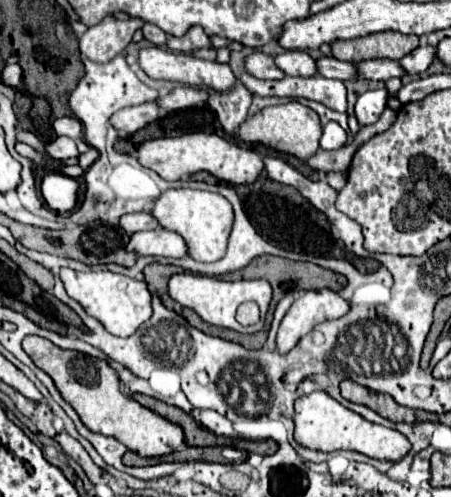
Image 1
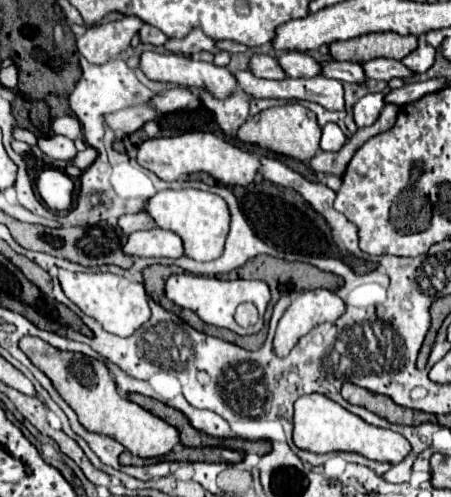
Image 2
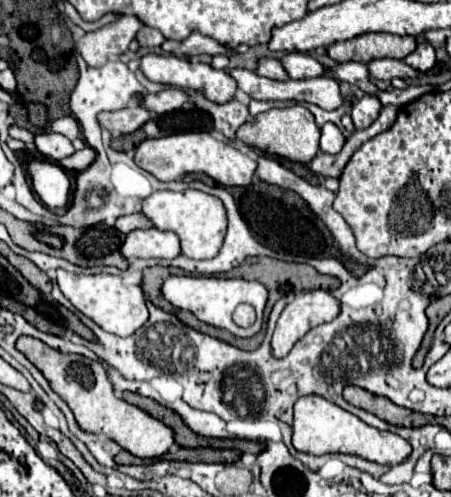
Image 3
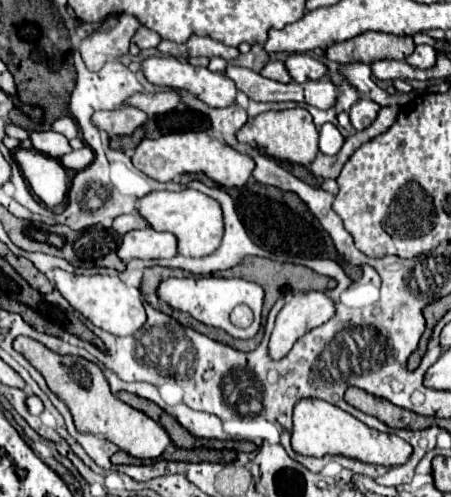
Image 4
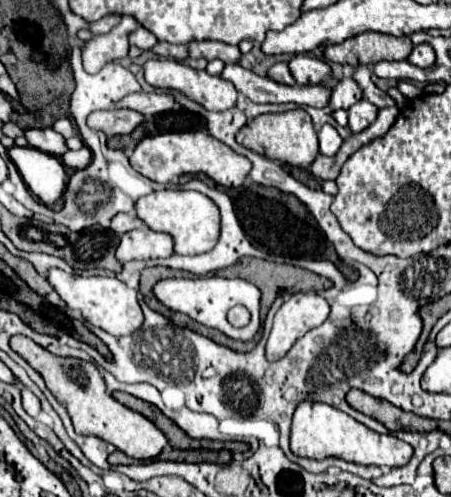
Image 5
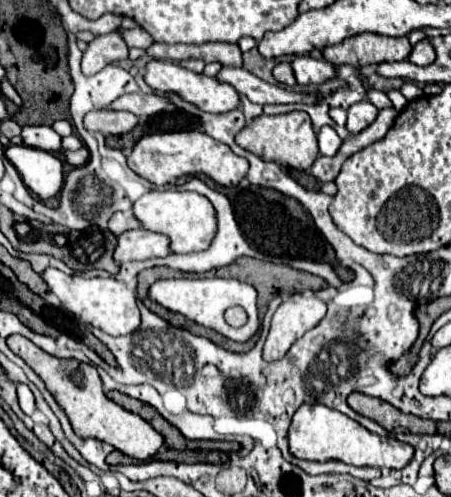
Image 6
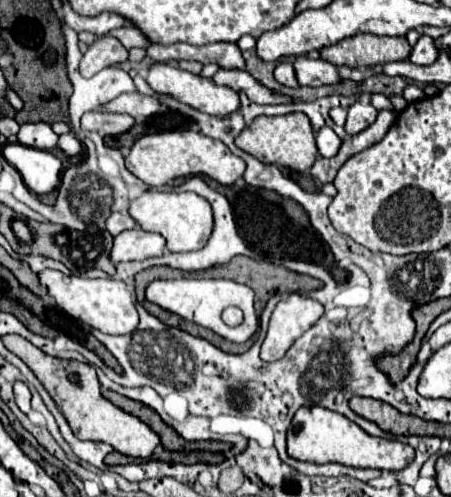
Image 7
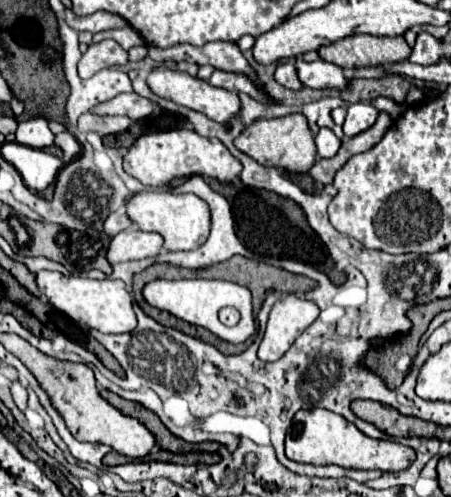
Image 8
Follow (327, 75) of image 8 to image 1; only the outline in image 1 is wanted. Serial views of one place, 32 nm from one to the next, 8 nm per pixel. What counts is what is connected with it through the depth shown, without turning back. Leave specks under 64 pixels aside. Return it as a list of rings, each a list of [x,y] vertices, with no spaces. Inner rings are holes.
[[[284,50],[274,56],[274,62],[286,76],[314,76],[316,74],[314,58],[304,50]]]

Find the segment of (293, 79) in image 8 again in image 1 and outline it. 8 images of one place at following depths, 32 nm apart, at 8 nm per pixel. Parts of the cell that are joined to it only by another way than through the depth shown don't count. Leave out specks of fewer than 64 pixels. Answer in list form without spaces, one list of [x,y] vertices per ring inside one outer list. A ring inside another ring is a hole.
[[[252,52],[250,56],[244,58],[246,72],[254,78],[264,78],[264,80],[280,80],[284,78],[284,72],[280,72],[274,64],[274,58],[264,52]]]

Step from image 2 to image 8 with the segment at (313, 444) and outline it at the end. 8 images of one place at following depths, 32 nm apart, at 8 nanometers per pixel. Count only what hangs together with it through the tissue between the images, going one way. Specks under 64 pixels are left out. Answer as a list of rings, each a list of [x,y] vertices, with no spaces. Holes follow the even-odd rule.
[[[312,408],[312,410],[296,412],[292,426],[288,428],[288,434],[286,434],[286,456],[290,460],[308,462],[316,466],[338,464],[344,468],[400,472],[414,462],[416,452],[410,446],[404,446],[394,440],[370,438],[340,414],[334,414],[324,408]]]

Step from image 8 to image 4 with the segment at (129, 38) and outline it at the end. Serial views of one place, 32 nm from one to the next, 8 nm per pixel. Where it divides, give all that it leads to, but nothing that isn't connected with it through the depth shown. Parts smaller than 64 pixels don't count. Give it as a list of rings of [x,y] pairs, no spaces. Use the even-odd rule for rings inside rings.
[[[140,26],[140,30],[134,34],[132,42],[136,42],[140,48],[156,48],[162,42],[162,38],[156,32],[152,32],[150,28]]]

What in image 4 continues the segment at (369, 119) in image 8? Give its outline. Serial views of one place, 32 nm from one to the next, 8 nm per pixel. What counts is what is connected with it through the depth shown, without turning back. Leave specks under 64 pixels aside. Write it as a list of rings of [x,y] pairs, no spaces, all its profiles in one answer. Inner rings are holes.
[[[360,98],[360,100],[352,106],[352,110],[350,110],[352,126],[354,126],[356,130],[368,128],[368,126],[376,120],[378,110],[380,110],[380,106],[378,106],[374,100],[370,100],[370,98]]]

